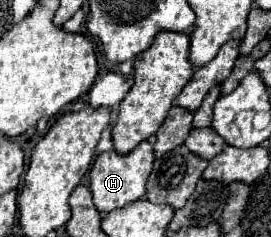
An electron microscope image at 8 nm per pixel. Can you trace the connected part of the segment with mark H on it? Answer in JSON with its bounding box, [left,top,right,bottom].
[90,141,154,213]

